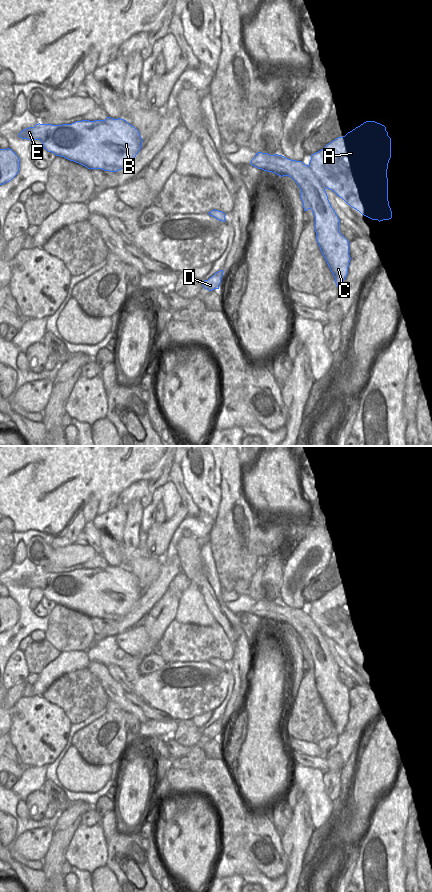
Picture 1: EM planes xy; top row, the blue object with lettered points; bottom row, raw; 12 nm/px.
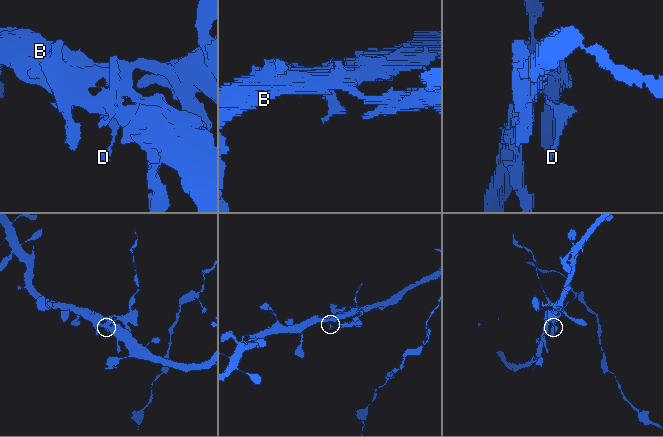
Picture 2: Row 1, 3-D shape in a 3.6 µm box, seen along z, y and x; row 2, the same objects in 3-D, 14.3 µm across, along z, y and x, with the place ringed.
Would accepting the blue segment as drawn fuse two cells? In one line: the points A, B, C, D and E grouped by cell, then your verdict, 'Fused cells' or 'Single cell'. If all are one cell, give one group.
Groups: A / B C D E. Fused cells.

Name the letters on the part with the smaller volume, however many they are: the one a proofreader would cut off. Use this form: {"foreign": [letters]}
{"foreign": ["A"]}

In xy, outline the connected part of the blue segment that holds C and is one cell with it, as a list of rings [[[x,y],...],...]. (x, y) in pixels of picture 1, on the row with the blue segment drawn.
[[[258,152],[251,160],[252,166],[281,177],[289,176],[301,189],[304,211],[311,209],[315,217],[316,240],[335,278],[337,287],[344,284],[351,257],[349,241],[339,232],[340,219],[332,208],[325,187],[302,161],[282,155]]]

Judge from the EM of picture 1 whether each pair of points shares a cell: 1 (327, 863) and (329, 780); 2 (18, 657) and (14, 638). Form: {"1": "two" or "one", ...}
{"1": "two", "2": "two"}

